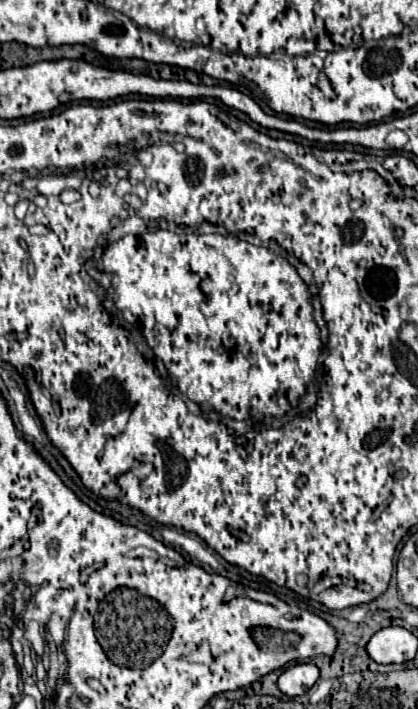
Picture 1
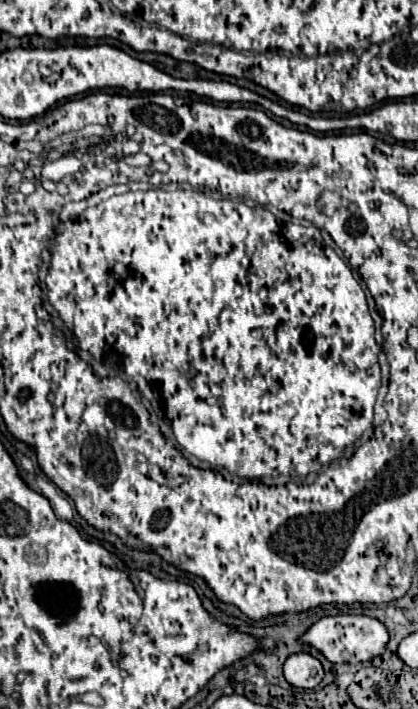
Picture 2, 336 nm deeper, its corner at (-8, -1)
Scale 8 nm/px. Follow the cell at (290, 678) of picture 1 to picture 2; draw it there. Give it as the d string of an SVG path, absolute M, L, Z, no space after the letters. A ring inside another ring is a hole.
M301 652L301 654L293 654L285 660L283 674L291 686L315 688L323 678L323 666L317 658Z

